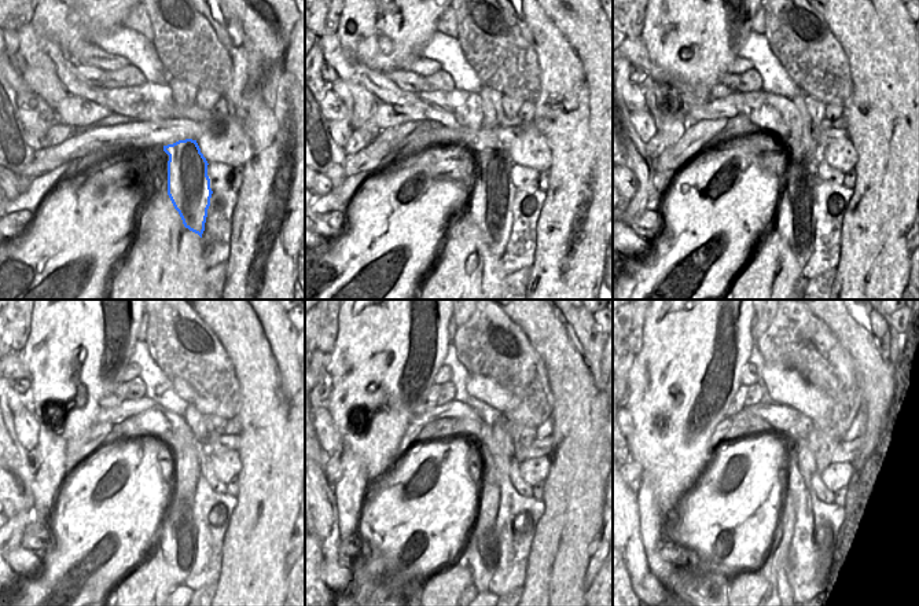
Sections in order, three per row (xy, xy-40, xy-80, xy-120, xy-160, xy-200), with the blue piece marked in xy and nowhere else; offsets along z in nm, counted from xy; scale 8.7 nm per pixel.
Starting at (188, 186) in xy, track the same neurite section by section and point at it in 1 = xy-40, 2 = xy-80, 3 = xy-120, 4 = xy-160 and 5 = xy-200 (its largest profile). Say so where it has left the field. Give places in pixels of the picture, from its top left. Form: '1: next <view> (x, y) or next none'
1: next xy-40 (492, 202)
2: next xy-80 (796, 217)
3: next xy-120 (177, 528)
4: next xy-160 (482, 558)
5: next xy-200 (782, 572)

